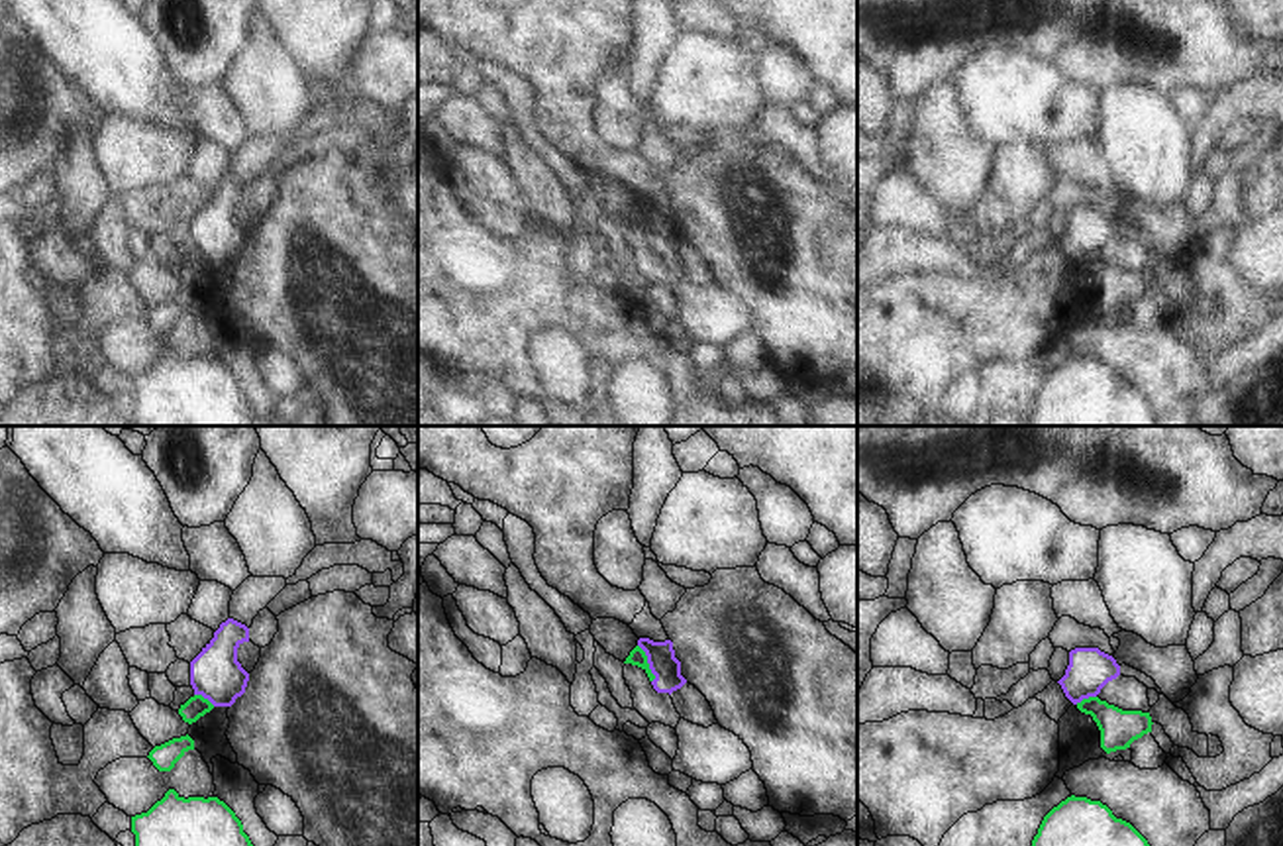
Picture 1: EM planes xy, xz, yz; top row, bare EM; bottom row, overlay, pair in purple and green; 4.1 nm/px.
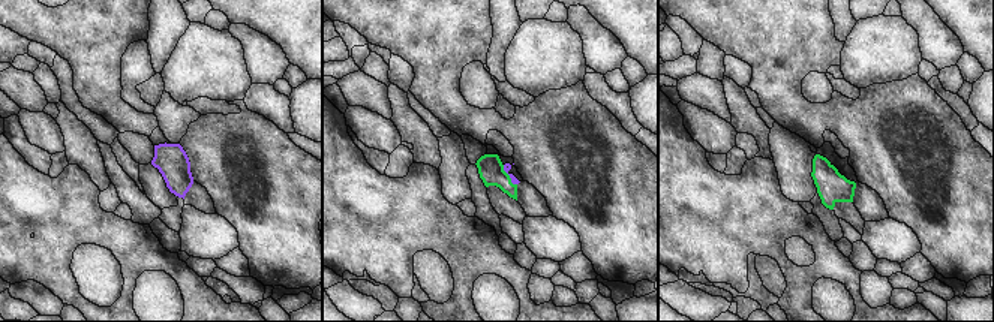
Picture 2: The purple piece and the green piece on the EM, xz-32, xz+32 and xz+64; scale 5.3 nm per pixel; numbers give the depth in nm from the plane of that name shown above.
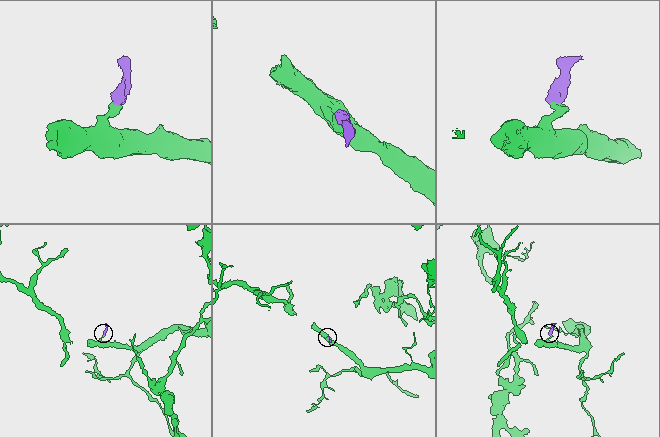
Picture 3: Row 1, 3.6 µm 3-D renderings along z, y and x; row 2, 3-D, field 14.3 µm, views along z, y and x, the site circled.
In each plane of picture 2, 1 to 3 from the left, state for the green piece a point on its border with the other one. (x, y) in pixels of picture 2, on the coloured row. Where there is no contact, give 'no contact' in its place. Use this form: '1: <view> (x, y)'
1: no contact
2: xz+32 (508, 174)
3: no contact

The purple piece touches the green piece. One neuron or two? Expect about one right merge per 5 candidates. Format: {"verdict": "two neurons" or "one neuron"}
{"verdict": "two neurons"}

